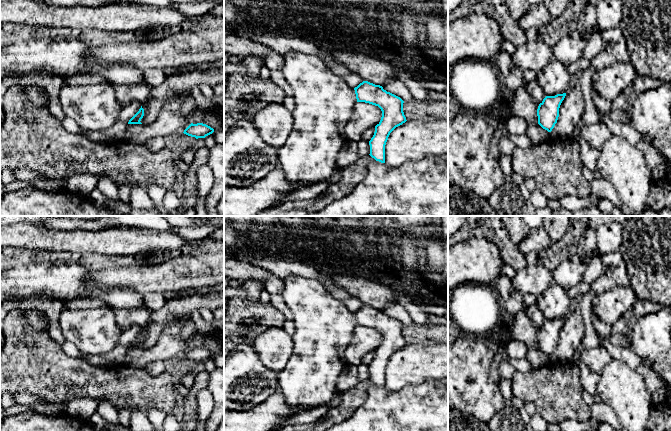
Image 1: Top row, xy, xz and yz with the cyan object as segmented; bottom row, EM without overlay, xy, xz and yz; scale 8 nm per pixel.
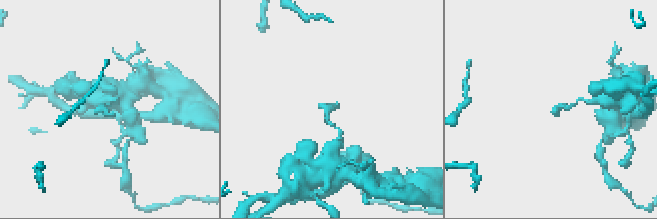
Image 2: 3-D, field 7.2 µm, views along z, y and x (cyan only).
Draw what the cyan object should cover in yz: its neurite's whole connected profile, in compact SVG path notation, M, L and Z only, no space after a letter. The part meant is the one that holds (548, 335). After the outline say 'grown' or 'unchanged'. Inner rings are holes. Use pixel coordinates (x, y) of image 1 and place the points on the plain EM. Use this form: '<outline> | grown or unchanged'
M566 317L555 320L546 320L537 333L538 348L548 356L551 356L559 341L559 332Z | unchanged

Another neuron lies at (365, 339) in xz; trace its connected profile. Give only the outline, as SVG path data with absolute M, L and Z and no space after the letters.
M357 326L354 330L352 341L345 352L347 364L360 365L363 356L379 348L381 341L382 335L378 330Z

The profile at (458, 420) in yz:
M448 411L448 431L492 431L488 423L478 421L467 412Z

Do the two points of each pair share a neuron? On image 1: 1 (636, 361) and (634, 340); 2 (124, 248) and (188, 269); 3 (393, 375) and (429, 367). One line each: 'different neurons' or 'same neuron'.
1: different neurons
2: different neurons
3: same neuron

